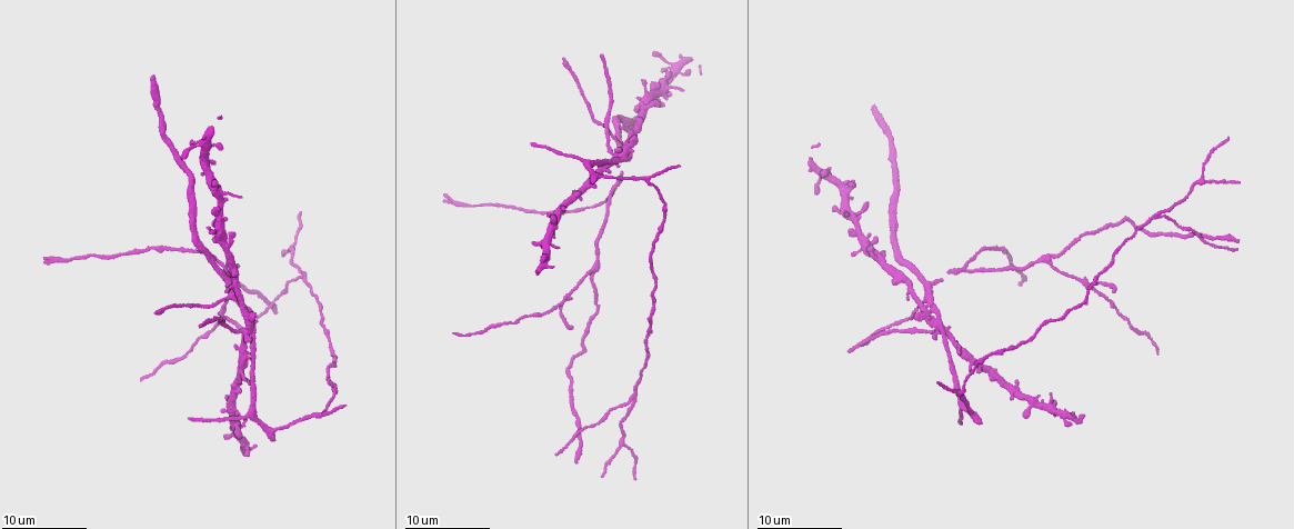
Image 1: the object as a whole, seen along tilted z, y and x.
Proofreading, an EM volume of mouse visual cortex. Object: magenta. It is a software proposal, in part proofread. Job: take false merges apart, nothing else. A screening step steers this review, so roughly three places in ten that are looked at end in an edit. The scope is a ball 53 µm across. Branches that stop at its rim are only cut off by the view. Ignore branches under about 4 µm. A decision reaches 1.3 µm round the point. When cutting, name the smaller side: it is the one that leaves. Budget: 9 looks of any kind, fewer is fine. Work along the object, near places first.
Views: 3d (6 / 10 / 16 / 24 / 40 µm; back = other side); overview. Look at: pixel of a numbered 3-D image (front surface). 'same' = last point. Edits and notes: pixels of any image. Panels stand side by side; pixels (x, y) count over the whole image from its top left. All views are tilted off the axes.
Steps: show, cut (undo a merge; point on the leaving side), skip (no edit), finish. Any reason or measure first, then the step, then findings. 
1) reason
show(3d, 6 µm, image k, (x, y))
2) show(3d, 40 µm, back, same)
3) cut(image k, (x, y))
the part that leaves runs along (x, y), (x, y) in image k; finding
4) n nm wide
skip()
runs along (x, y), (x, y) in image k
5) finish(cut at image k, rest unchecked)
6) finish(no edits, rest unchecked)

show(3d, 6 µm, image 1, (227, 293))

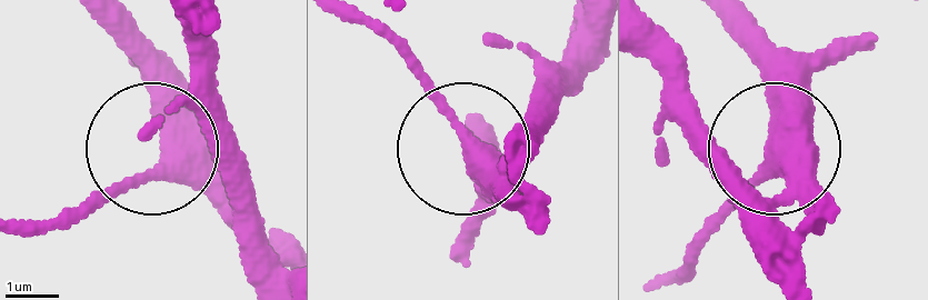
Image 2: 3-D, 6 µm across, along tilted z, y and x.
side arm 14 µm
skip()
runs along (516, 186), (500, 186), (363, 20) in image 2; all the same cell

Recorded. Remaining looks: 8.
show(3d, 6 µm, image 1, (609, 192))

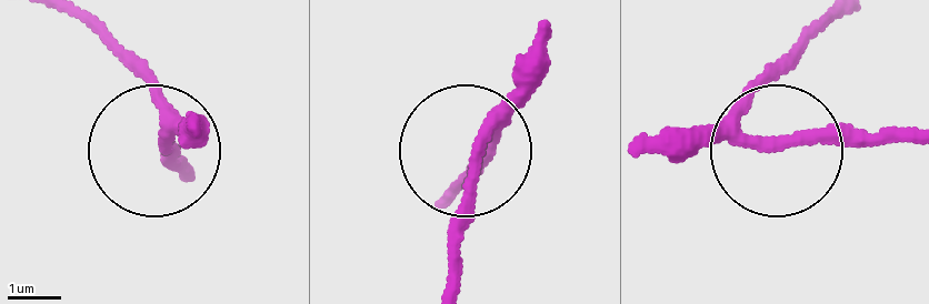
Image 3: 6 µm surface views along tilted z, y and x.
220 nm wide
skip()
continuous, no second cell

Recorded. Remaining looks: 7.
sudden change in width
show(3d, 10 µm, image 1, (599, 258))

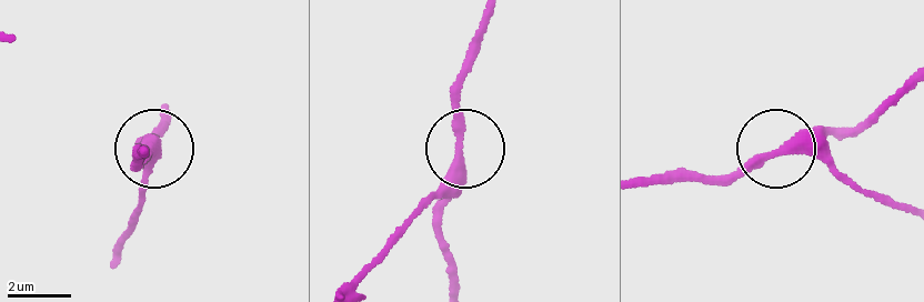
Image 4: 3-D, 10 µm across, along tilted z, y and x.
300 nm wide
skip()
runs along (906, 83), (860, 122), (810, 131), (706, 180) in image 4; continuous, no second cell

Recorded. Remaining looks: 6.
two arms in line, one across
show(3d, 10 µm, image 1, (562, 299))

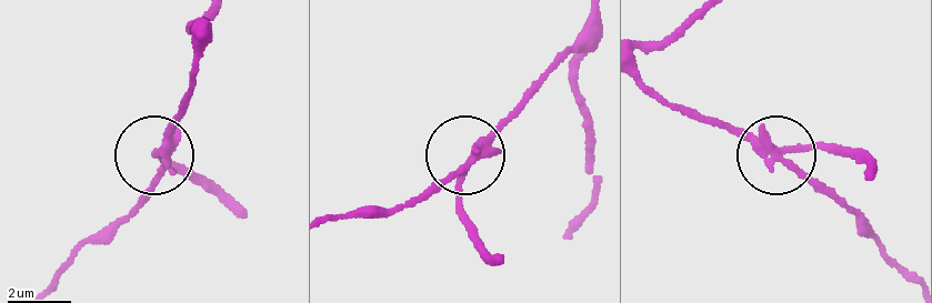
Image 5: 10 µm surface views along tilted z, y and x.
240 nm wide
cut(image 5, (460, 199))
the part that leaves runs along (480, 158), (462, 180), (460, 211), (501, 258) in image 5; two cells meet here

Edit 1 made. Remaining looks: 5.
finish(cut at image 5, rest unchecked)

